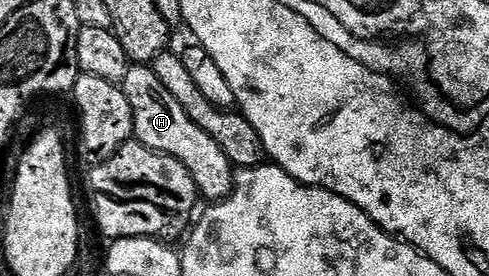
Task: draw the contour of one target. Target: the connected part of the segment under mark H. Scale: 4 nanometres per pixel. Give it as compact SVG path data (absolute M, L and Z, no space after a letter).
M131 64L120 87L132 111L136 140L158 153L184 163L184 167L188 167L188 175L192 175L196 183L199 194L205 200L207 197L207 202L217 203L228 197L234 189L236 167L230 162L228 155L220 151L220 143L216 143L212 135L200 131L200 127L196 127L192 119L188 119L184 107L180 107L180 103L176 103L176 99L168 95L164 83L156 79L153 68L150 65Z

